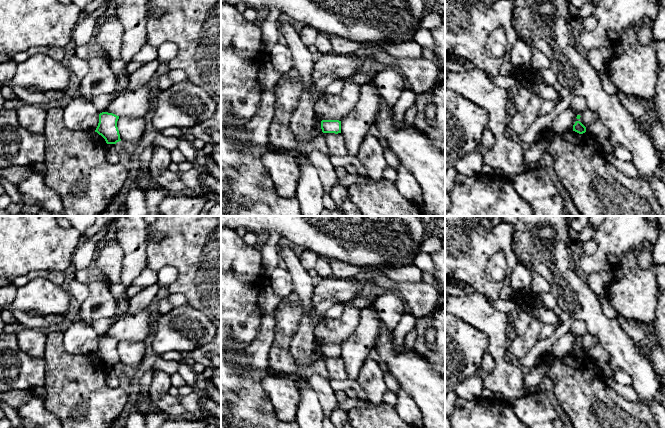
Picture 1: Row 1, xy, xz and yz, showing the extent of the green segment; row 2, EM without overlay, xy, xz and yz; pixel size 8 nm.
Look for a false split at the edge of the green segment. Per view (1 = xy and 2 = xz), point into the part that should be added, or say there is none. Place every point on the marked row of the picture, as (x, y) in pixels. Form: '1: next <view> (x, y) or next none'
1: next none
2: next none

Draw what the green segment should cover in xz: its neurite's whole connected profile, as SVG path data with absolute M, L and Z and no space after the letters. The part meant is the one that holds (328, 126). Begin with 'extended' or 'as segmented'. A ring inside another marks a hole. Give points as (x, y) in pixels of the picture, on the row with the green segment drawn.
as segmented | M322 120L321 129L323 133L341 133L341 121L339 120Z

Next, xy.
as segmented | M102 112L99 114L99 123L95 132L101 135L107 144L116 144L121 141L117 127L118 119L119 116L113 113Z

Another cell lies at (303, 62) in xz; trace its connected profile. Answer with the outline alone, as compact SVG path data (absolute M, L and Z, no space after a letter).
M279 21L279 29L283 34L284 42L292 53L293 68L300 77L300 83L305 85L314 84L312 72L314 67L313 54L308 47L301 41L297 32L287 21Z

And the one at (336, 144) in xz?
M323 133L330 155L348 155L348 149L341 133Z

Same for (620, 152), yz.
M616 146L614 148L614 155L616 158L626 161L626 162L632 162L632 154L631 152L624 146Z

